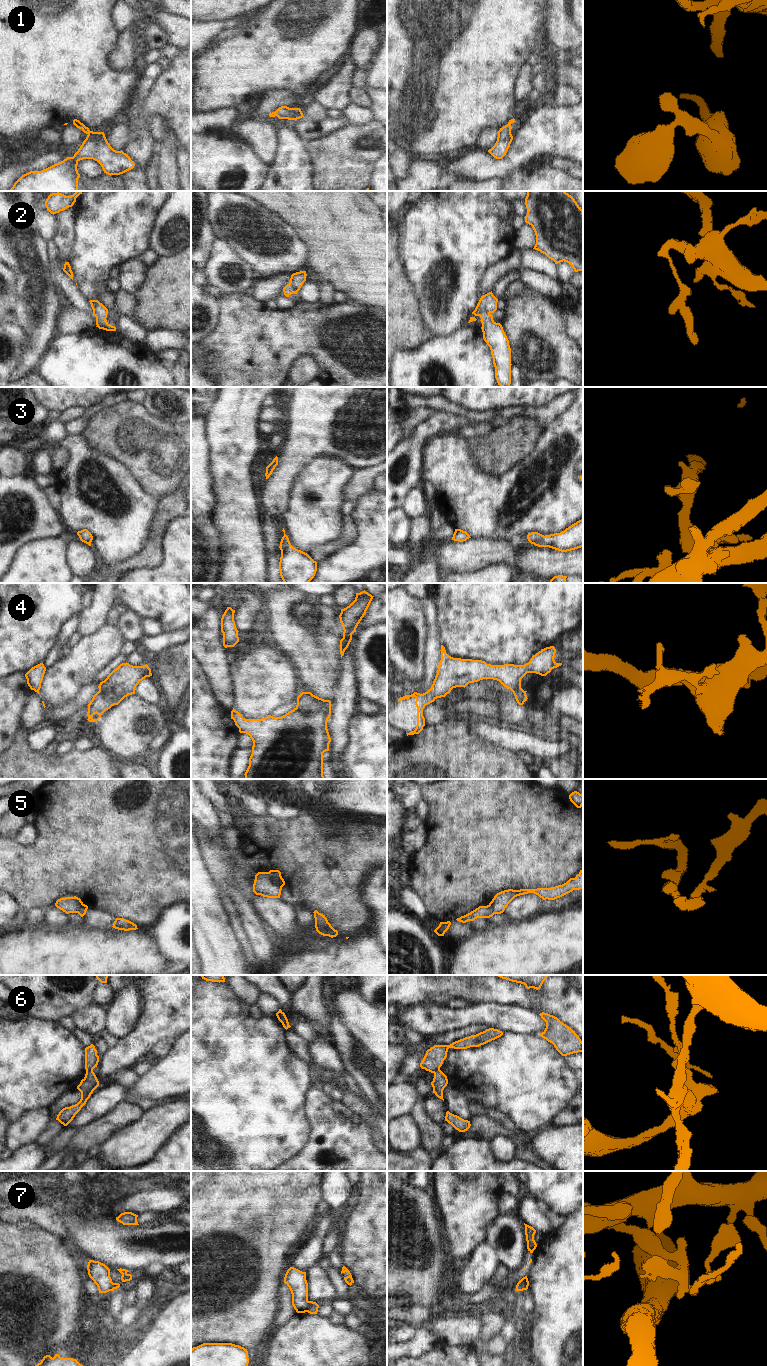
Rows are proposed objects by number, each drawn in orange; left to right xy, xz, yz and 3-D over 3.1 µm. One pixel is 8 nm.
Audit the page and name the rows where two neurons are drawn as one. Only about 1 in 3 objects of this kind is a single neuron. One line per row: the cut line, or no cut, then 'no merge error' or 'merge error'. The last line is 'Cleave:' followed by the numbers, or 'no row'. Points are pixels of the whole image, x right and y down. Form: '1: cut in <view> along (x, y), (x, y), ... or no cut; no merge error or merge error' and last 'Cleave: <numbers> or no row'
1: no cut; no merge error
2: cut in yz along (489, 312), (482, 312), (479, 315); merge error
3: no cut; no merge error
4: cut in yz along (520, 686), (513, 692); merge error
5: cut in xz along (266, 872), (269, 878), (281, 887); merge error
6: cut in xy along (92, 1069), (86, 1071); merge error
7: cut in xz along (309, 1301), (306, 1311); merge error
Cleave: 2, 4, 5, 6, 7

